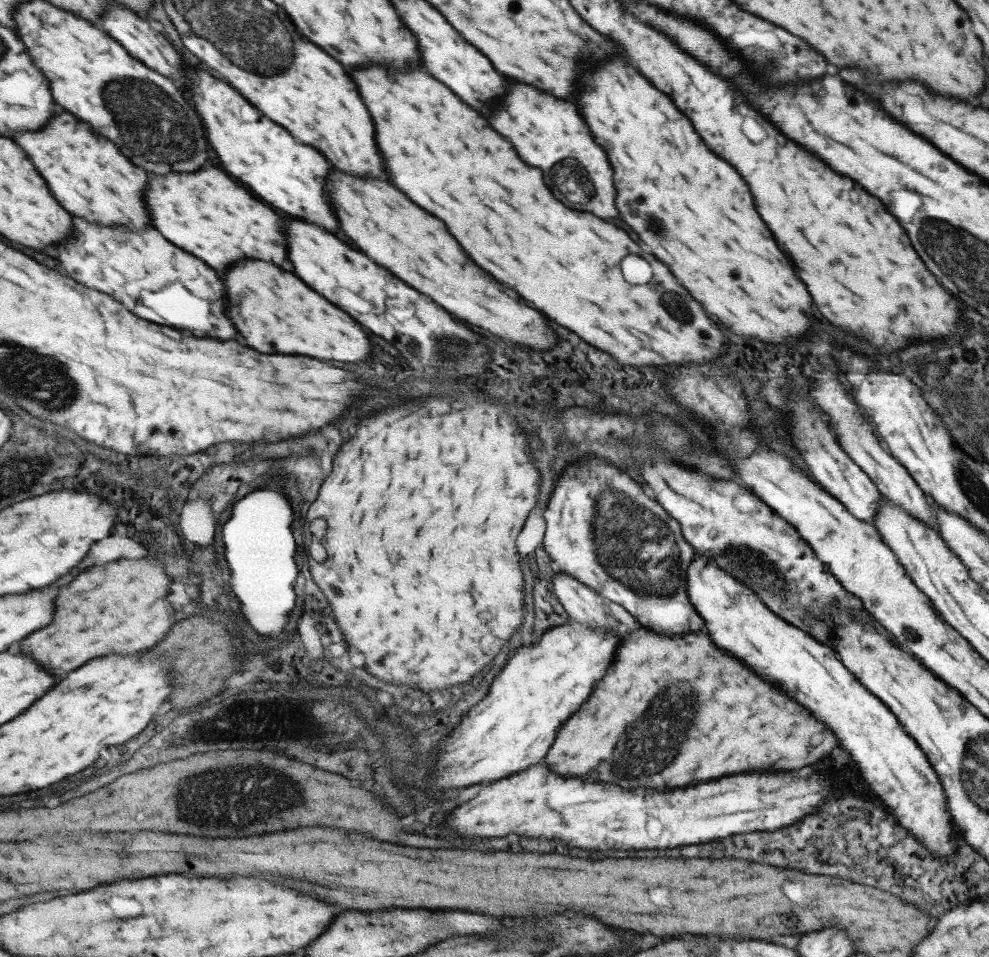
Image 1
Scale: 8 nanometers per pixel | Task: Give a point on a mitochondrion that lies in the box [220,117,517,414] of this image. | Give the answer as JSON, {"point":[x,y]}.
{"point":[445,346]}

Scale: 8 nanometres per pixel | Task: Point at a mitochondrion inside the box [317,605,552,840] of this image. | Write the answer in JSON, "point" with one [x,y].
{"point":[365,721]}

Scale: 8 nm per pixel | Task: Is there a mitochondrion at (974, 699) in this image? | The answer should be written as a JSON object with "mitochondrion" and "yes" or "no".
{"mitochondrion":"no"}

